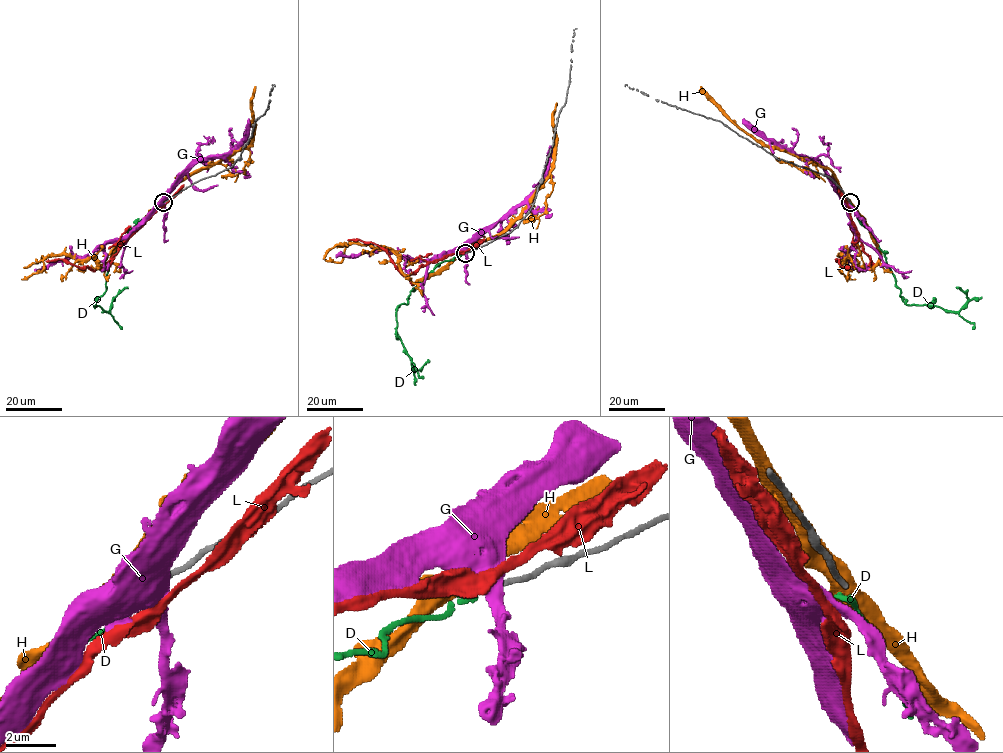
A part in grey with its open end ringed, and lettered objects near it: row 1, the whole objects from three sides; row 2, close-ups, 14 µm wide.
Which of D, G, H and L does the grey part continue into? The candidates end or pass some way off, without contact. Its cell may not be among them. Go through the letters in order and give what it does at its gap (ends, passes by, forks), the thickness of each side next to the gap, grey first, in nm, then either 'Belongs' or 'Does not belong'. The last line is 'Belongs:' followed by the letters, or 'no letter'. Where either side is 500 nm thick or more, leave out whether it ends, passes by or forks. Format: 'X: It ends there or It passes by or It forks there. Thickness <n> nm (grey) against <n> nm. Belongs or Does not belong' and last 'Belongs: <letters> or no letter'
D: It passes by. Thickness 190 nm (grey) against 160 nm. Belongs
G: Thickness 190 nm (grey) against 550 nm. Does not belong
H: Thickness 190 nm (grey) against 500 nm. Does not belong
L: It passes by. Thickness 190 nm (grey) against 420 nm. Does not belong
Belongs: D

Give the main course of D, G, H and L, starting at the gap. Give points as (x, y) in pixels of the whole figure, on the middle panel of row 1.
D: (463, 254), (441, 262), (411, 290), (407, 304), (396, 310), (397, 335), (411, 367), (418, 370), (430, 361)
G: (465, 252), (477, 237), (504, 219), (539, 184), (550, 146)
H: (462, 252), (498, 236), (521, 212), (549, 173), (553, 161), (553, 113), (557, 104)
L: (465, 252), (446, 255), (411, 274), (403, 275), (384, 249), (371, 242), (348, 240)

